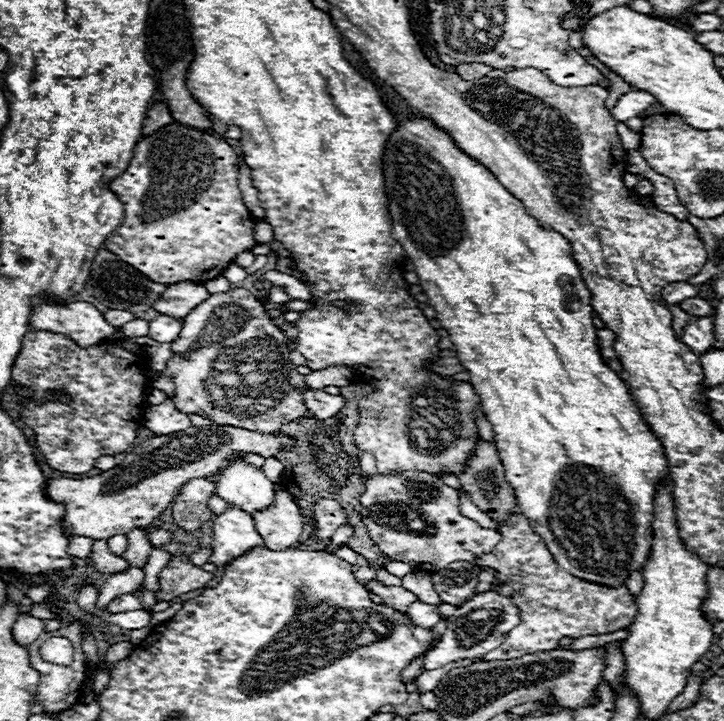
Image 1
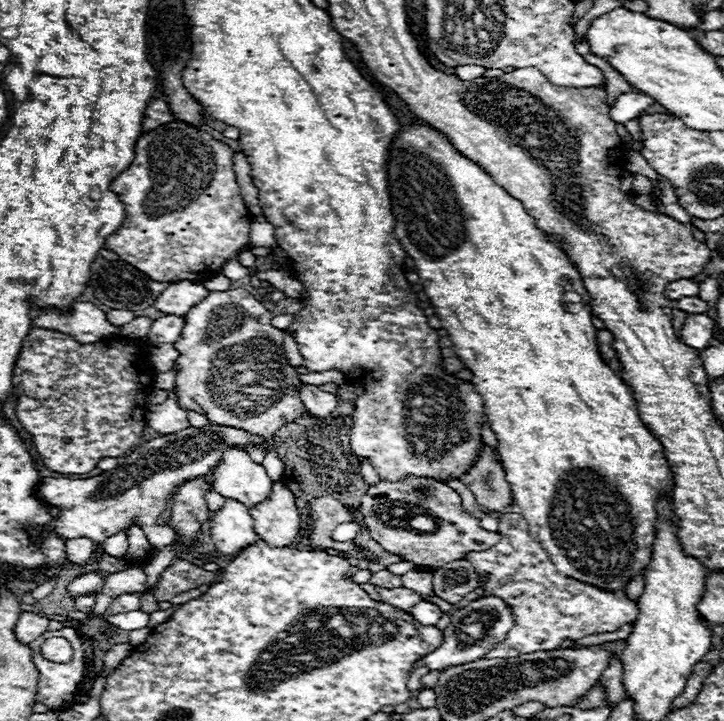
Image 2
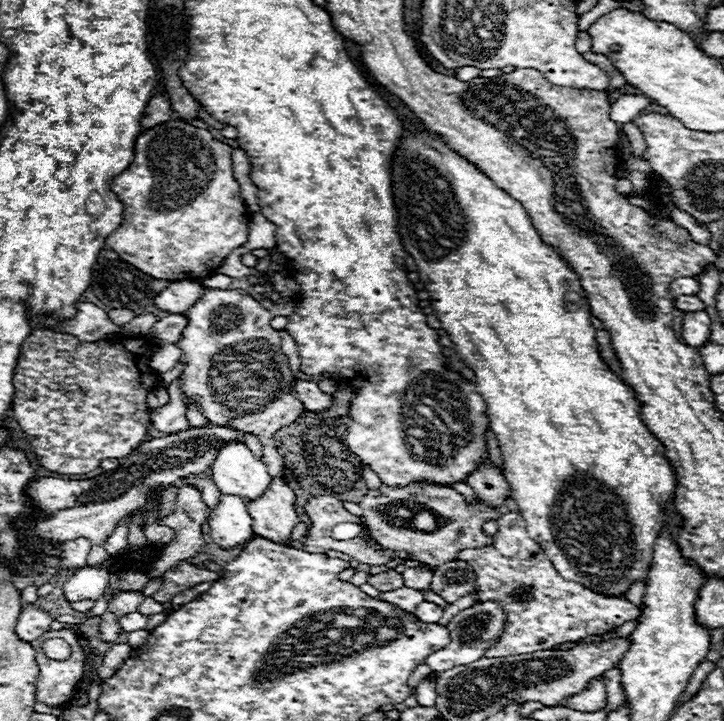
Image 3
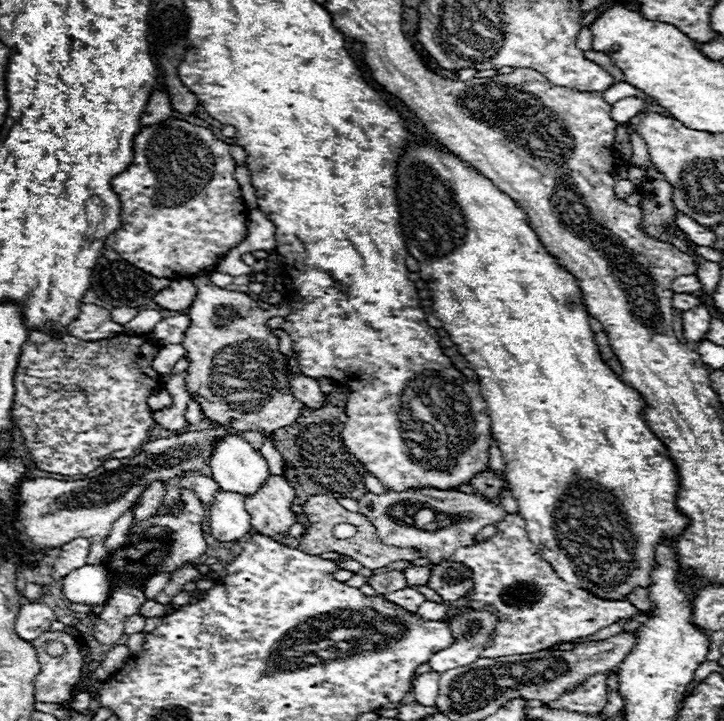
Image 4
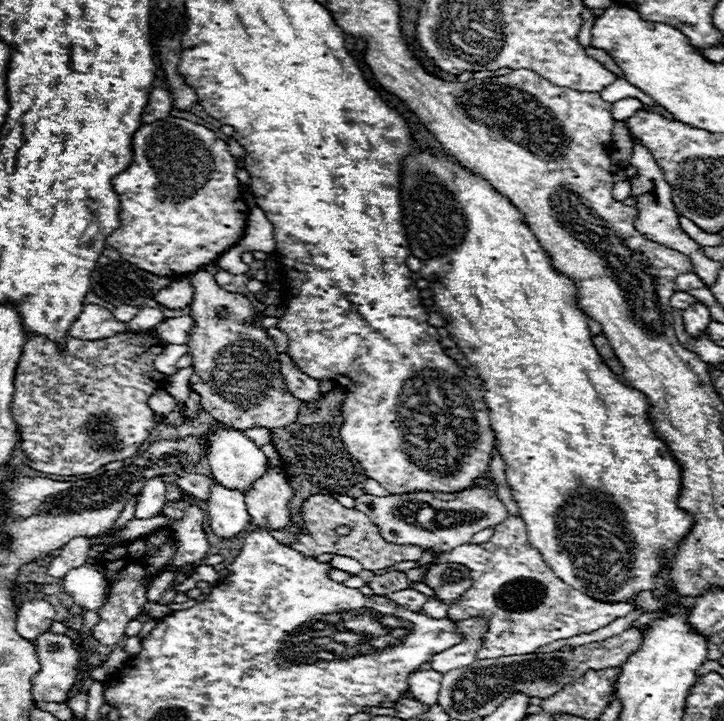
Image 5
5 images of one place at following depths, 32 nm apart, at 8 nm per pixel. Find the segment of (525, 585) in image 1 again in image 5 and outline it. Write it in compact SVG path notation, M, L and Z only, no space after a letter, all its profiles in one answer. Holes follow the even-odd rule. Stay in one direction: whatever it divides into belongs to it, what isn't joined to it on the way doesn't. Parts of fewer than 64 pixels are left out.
M508 516L500 522L488 542L464 544L448 554L440 554L428 566L441 563L464 564L472 572L472 588L452 604L448 618L460 620L474 614L490 616L490 630L478 652L478 660L532 654L556 640L592 634L616 618L630 614L634 608L630 602L612 604L594 600L562 582L542 560L540 552L528 542L524 522L518 516Z

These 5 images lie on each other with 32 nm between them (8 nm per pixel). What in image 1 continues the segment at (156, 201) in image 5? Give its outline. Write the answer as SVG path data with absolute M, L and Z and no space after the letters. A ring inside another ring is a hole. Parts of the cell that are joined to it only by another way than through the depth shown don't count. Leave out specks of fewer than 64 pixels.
M168 124L152 136L142 138L140 144L136 144L128 172L112 182L112 192L124 204L124 220L112 236L106 238L104 248L116 254L122 262L134 266L152 282L166 286L178 282L204 284L206 280L218 278L240 252L256 246L256 222L250 216L238 188L236 152L228 142L208 132Z

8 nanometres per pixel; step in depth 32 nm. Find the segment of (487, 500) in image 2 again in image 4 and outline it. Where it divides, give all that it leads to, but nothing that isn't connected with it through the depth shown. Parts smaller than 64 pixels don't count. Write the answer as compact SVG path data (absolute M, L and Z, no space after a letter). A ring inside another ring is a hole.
M484 470L484 472L480 472L480 474L476 474L472 480L470 480L470 486L478 492L478 494L482 494L484 498L488 498L488 500L492 500L492 502L500 502L500 494L502 494L502 490L506 490L508 488L508 484L496 474L496 472L492 472L492 470Z

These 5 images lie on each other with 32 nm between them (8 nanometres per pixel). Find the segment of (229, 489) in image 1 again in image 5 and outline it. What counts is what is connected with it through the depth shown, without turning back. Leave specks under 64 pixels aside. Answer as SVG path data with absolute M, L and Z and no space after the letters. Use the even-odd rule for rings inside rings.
M216 422L212 430L214 430L214 434L208 438L208 464L212 470L212 478L216 478L216 482L220 482L222 486L226 486L230 490L240 490L240 492L250 490L252 484L258 478L262 478L268 470L266 456L240 430L228 428L226 424L220 424L220 422Z

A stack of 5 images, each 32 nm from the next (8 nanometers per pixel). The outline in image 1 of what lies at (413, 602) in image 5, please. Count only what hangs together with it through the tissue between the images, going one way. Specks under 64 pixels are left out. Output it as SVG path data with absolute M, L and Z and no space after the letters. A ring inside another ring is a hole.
M368 580L366 586L368 586L368 590L372 594L380 596L386 606L390 606L390 608L394 608L398 612L404 612L404 608L408 608L410 602L416 602L418 600L412 592L408 592L404 588L398 588L398 586L384 586L378 580Z

